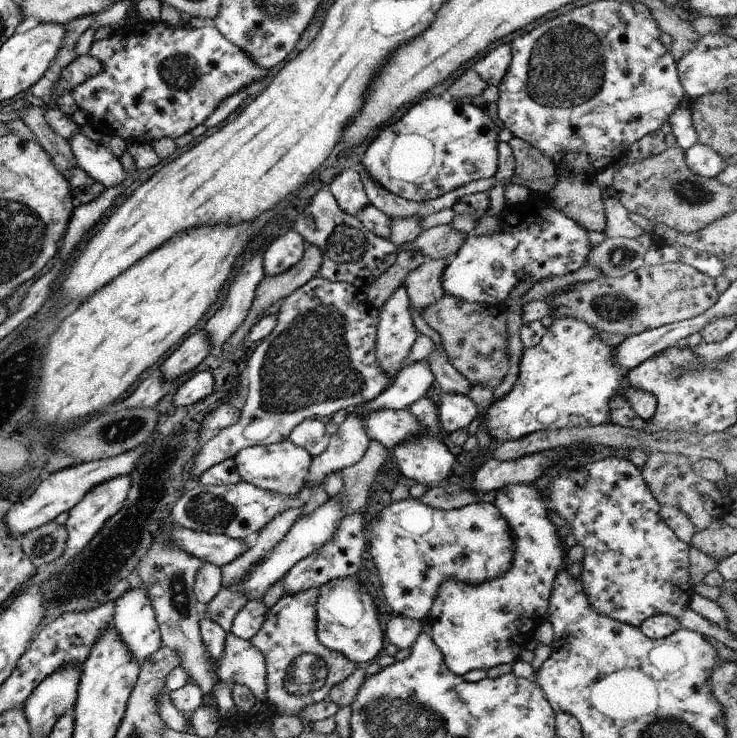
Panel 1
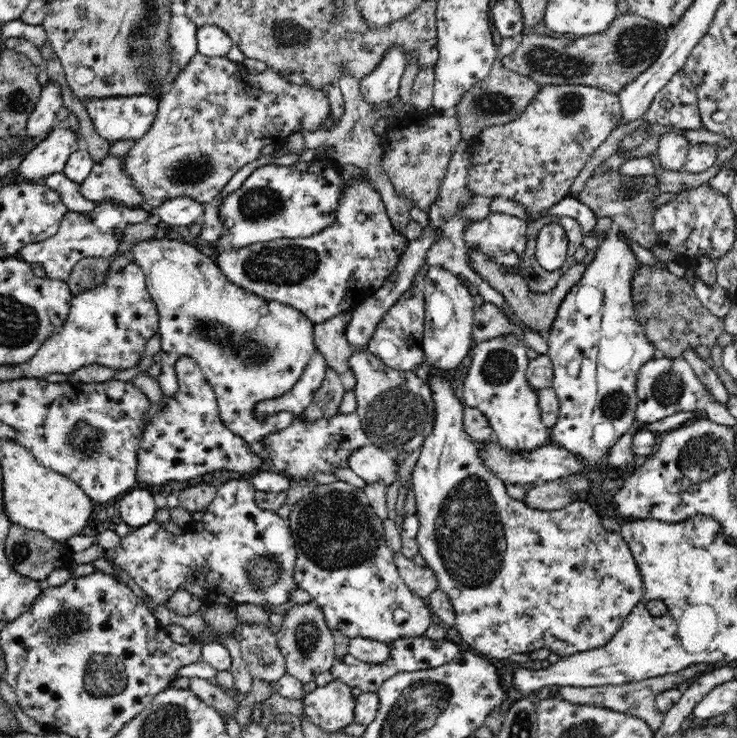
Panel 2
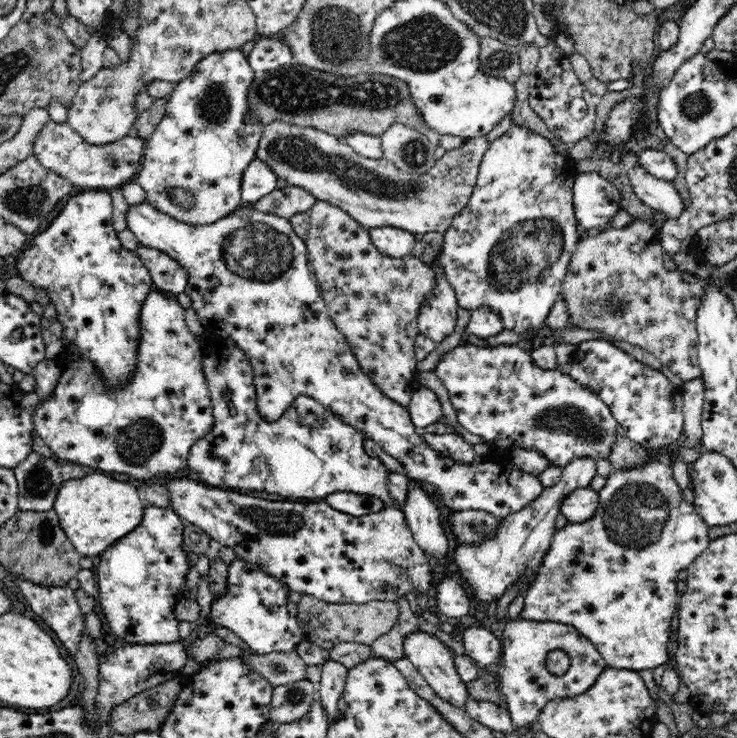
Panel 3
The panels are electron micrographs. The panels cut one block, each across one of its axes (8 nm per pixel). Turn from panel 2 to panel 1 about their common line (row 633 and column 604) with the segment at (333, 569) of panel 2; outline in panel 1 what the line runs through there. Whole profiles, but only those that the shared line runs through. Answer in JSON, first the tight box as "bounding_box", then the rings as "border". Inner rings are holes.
{"bounding_box":[481,315,656,441],"border":[[[566,315],[552,319],[551,326],[544,331],[539,343],[522,350],[518,378],[511,391],[497,401],[493,400],[482,417],[481,425],[487,428],[489,438],[513,441],[536,431],[572,427],[586,428],[609,423],[608,405],[614,395],[622,395],[630,410],[639,419],[647,421],[653,416],[656,408],[653,394],[626,383],[625,372],[622,372],[618,364],[614,362],[613,347],[607,346],[603,340],[599,339],[596,329],[587,325],[582,319]]]}

